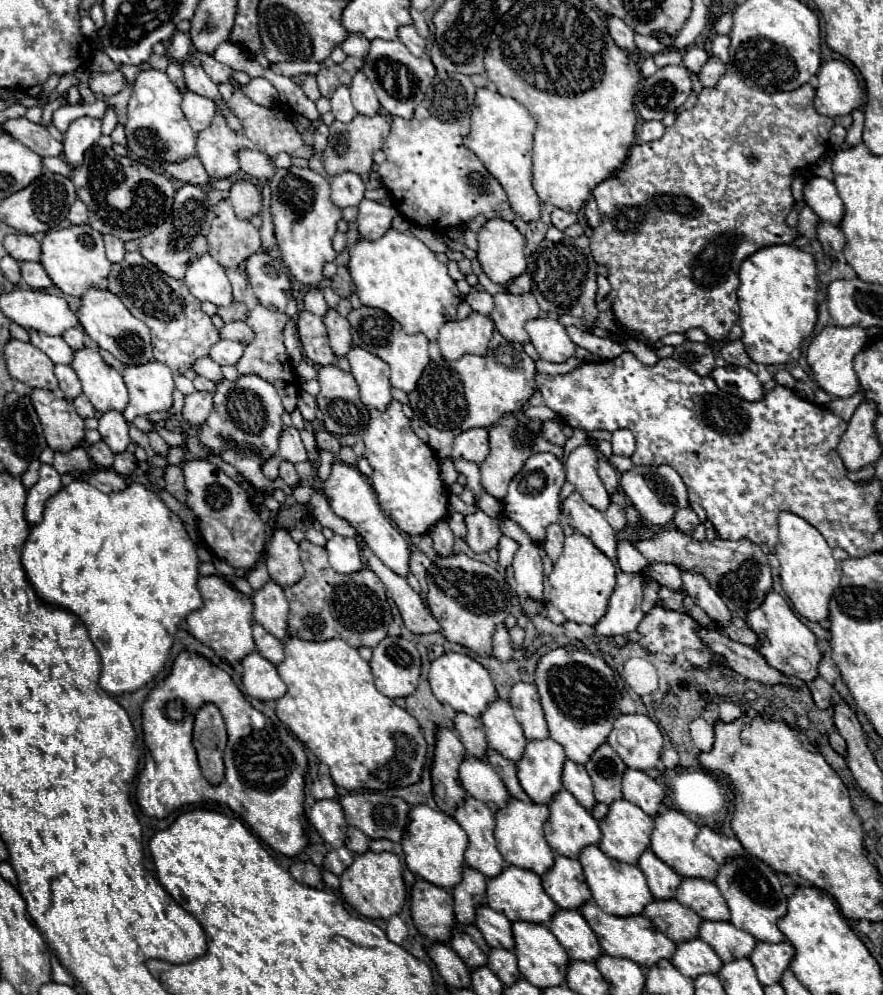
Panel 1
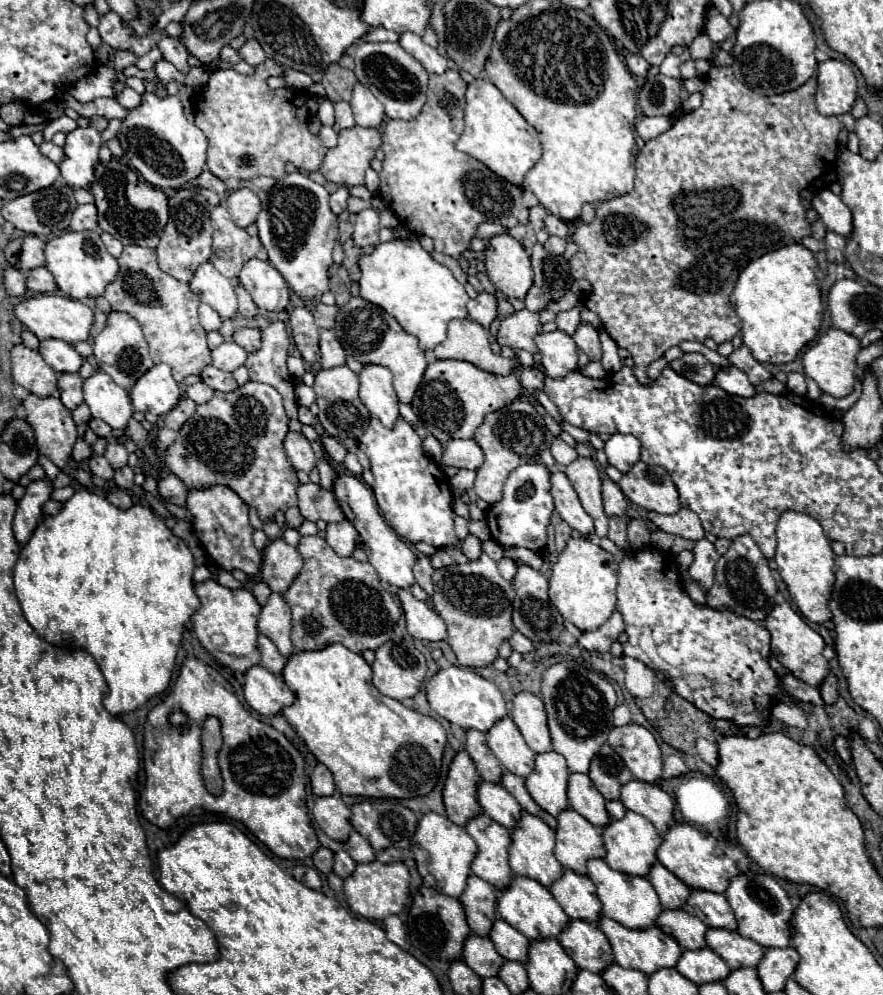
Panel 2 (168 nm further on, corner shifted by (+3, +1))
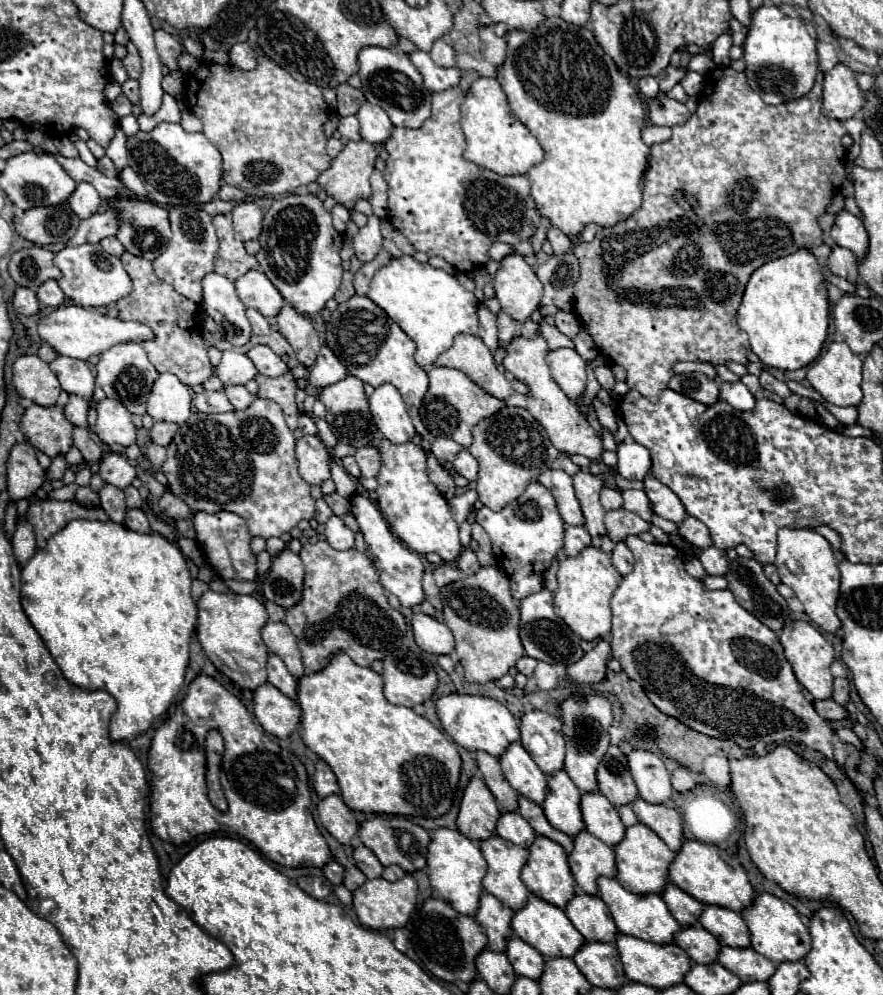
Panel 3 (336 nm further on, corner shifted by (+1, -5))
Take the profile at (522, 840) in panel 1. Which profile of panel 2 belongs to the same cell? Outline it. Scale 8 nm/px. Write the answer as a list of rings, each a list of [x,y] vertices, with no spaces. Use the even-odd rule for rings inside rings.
[[[522,810],[516,826],[510,830],[512,834],[512,844],[508,850],[508,862],[514,874],[518,876],[528,876],[538,880],[544,886],[550,886],[556,878],[562,876],[562,864],[556,860],[552,848],[554,848],[554,830],[538,816]]]

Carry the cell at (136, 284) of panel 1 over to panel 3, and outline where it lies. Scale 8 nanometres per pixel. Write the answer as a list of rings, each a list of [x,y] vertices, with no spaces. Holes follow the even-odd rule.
[[[124,252],[120,260],[122,260],[124,270],[134,282],[134,290],[126,298],[120,298],[116,302],[120,310],[118,318],[142,322],[154,330],[156,338],[150,342],[144,342],[142,346],[148,352],[148,358],[158,372],[170,372],[178,376],[178,380],[186,386],[204,384],[212,374],[212,366],[208,360],[206,346],[202,342],[202,328],[194,318],[194,314],[198,312],[198,304],[180,296],[170,284],[156,278],[152,262],[140,256],[134,256],[130,252]]]

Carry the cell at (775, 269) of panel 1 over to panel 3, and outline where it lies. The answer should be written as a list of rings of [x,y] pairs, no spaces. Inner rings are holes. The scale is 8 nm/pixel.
[[[798,250],[760,266],[748,280],[738,308],[738,326],[750,338],[752,352],[762,364],[798,370],[818,358],[828,336],[828,290],[818,260],[810,250]]]

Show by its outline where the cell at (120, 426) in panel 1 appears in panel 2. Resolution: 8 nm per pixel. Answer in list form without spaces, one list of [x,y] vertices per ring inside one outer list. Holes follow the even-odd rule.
[[[108,444],[106,450],[104,450],[104,456],[112,464],[112,468],[120,468],[128,460],[128,452],[126,452],[126,448],[122,444]]]

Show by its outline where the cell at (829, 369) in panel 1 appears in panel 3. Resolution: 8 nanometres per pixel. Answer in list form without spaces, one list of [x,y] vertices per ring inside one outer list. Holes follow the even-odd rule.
[[[836,340],[832,342],[808,368],[806,374],[808,382],[812,384],[812,388],[830,404],[836,406],[858,406],[858,402],[862,400],[862,390],[860,390],[860,382],[862,382],[862,358],[856,356],[850,346],[844,340]]]

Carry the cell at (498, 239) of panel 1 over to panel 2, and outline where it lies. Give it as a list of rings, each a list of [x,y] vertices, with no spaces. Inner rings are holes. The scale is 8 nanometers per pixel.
[[[498,234],[490,238],[484,252],[486,272],[492,284],[510,298],[524,300],[528,288],[532,286],[530,258],[524,246],[510,234]]]

